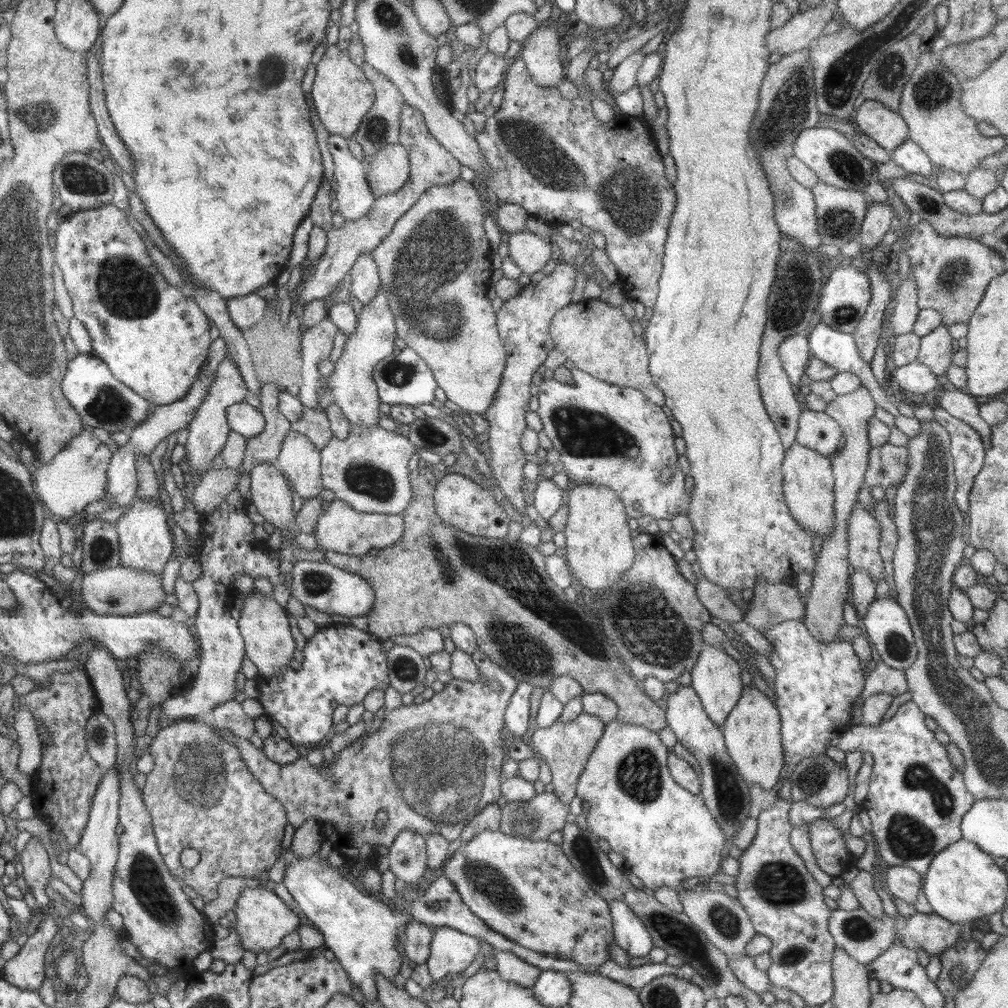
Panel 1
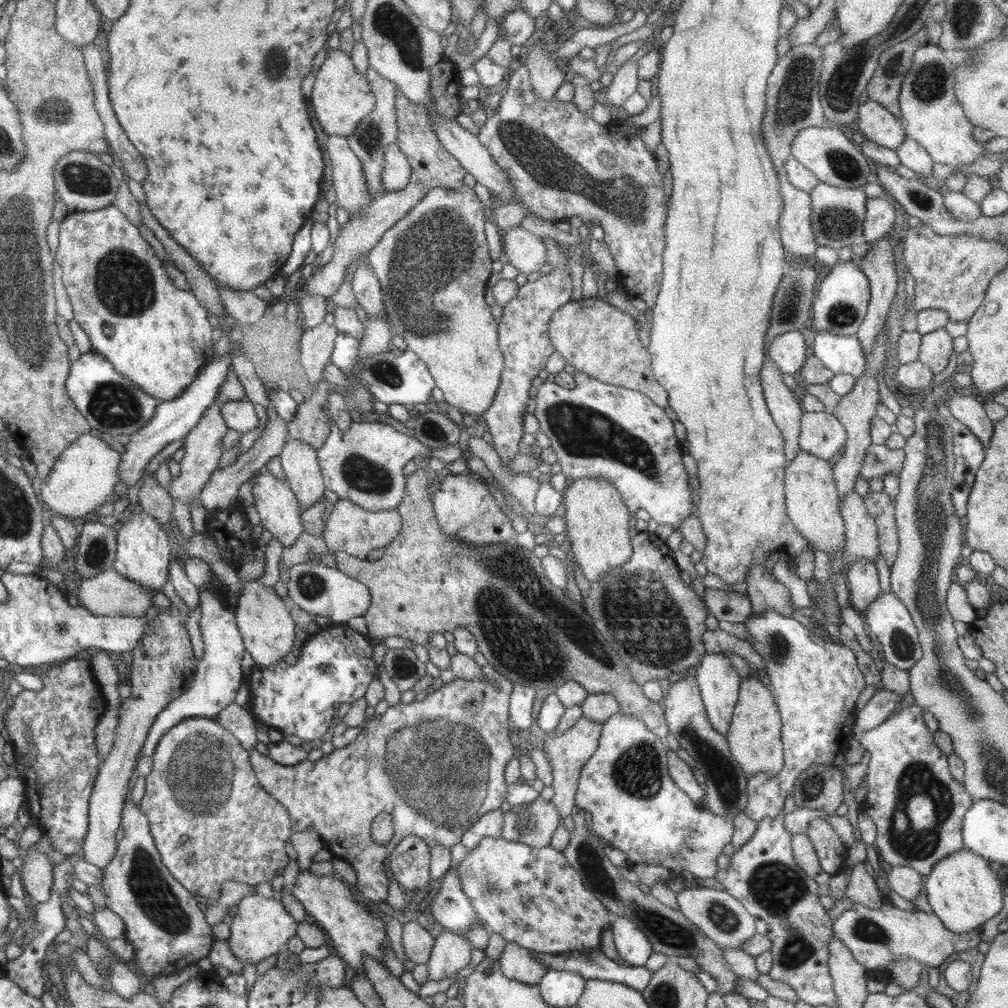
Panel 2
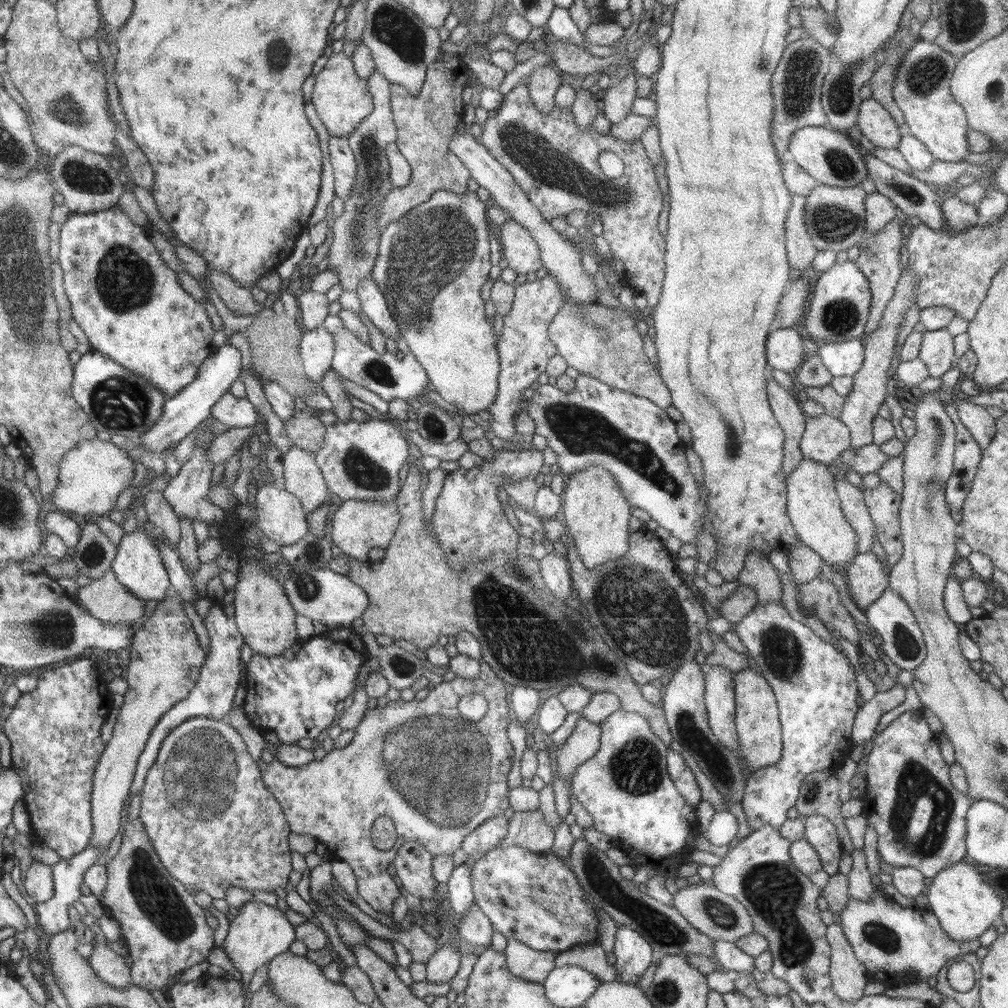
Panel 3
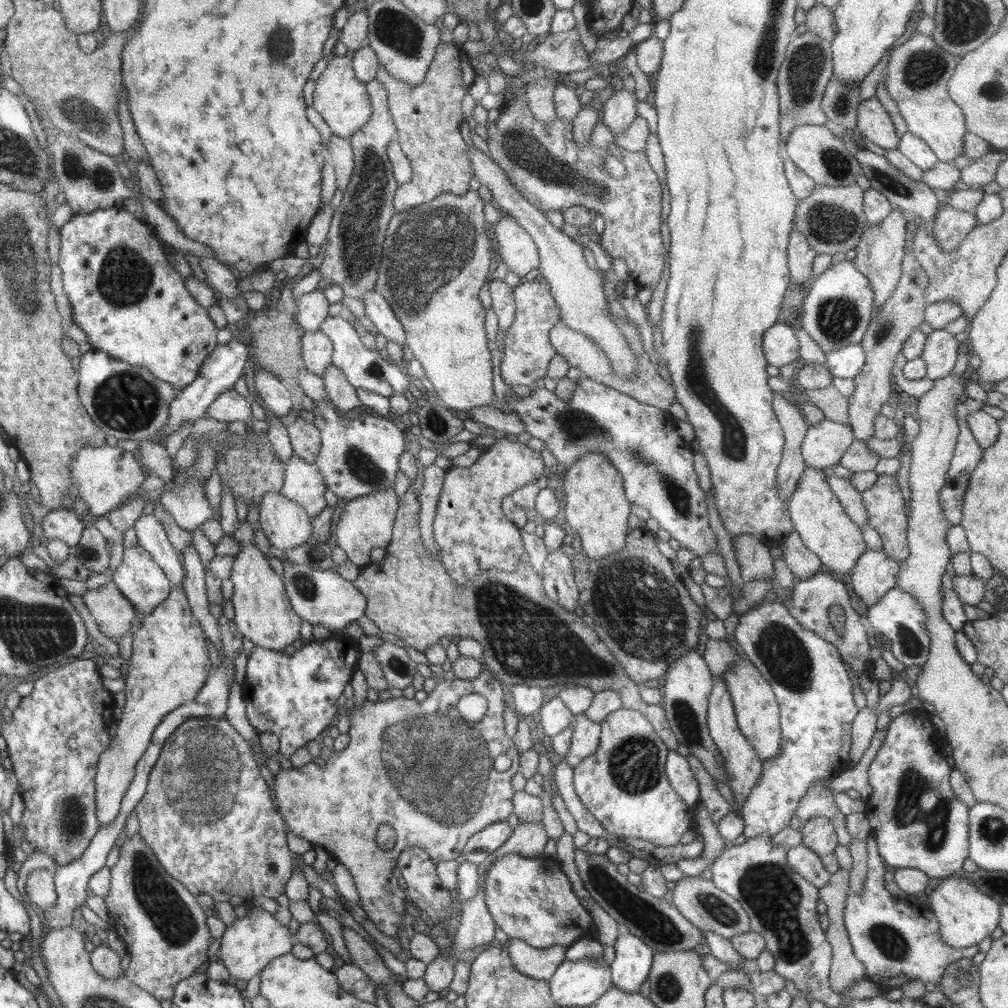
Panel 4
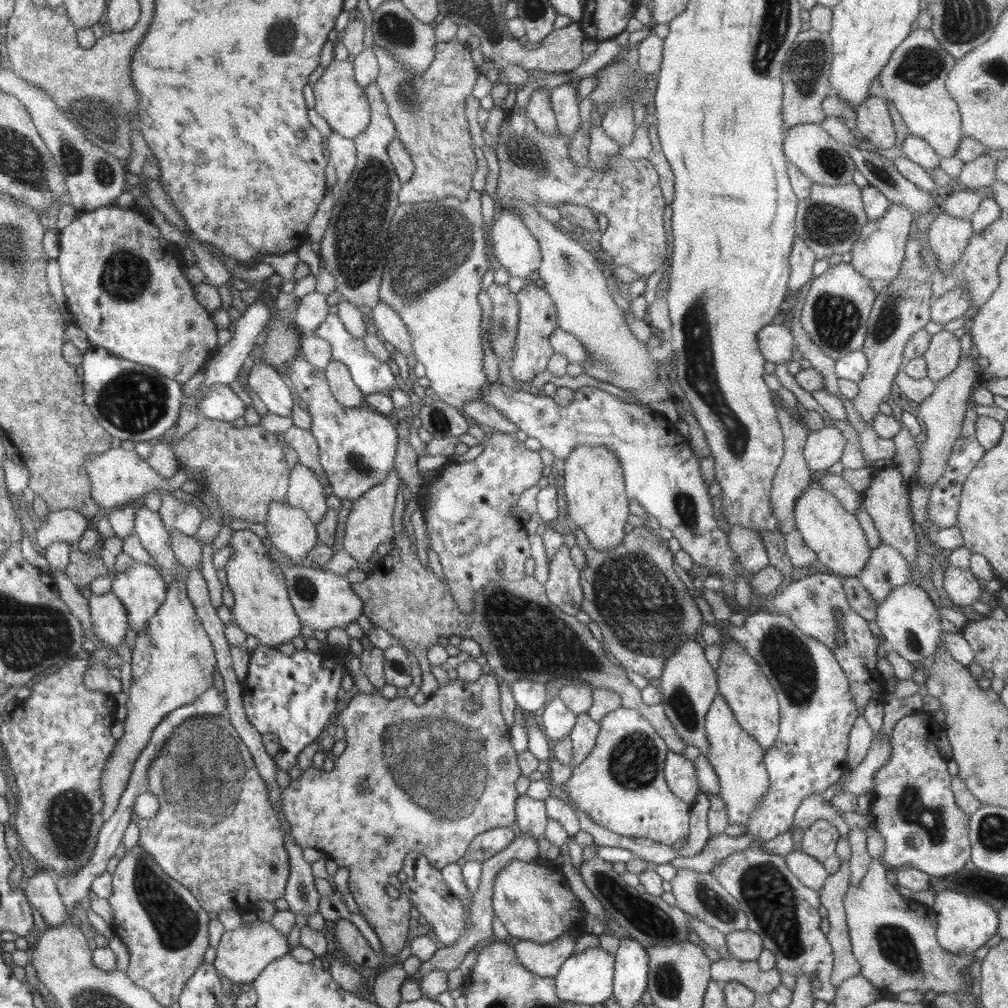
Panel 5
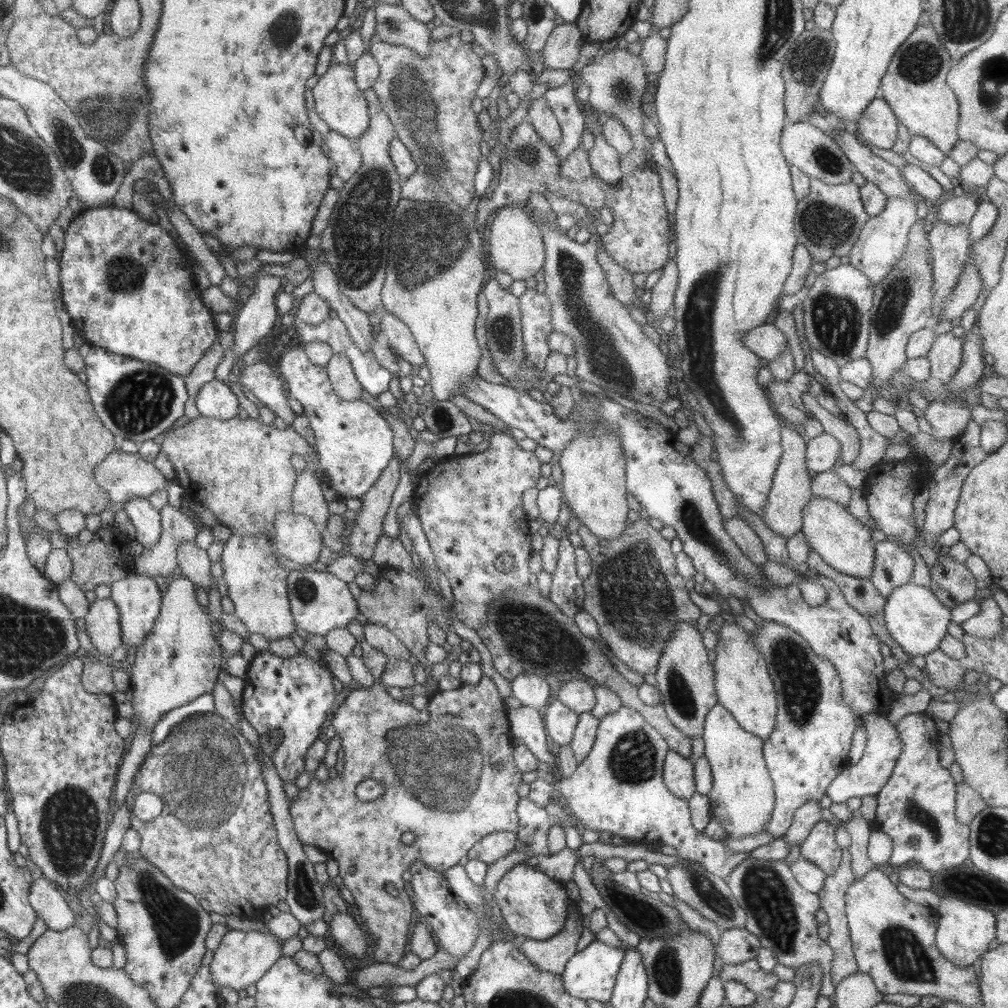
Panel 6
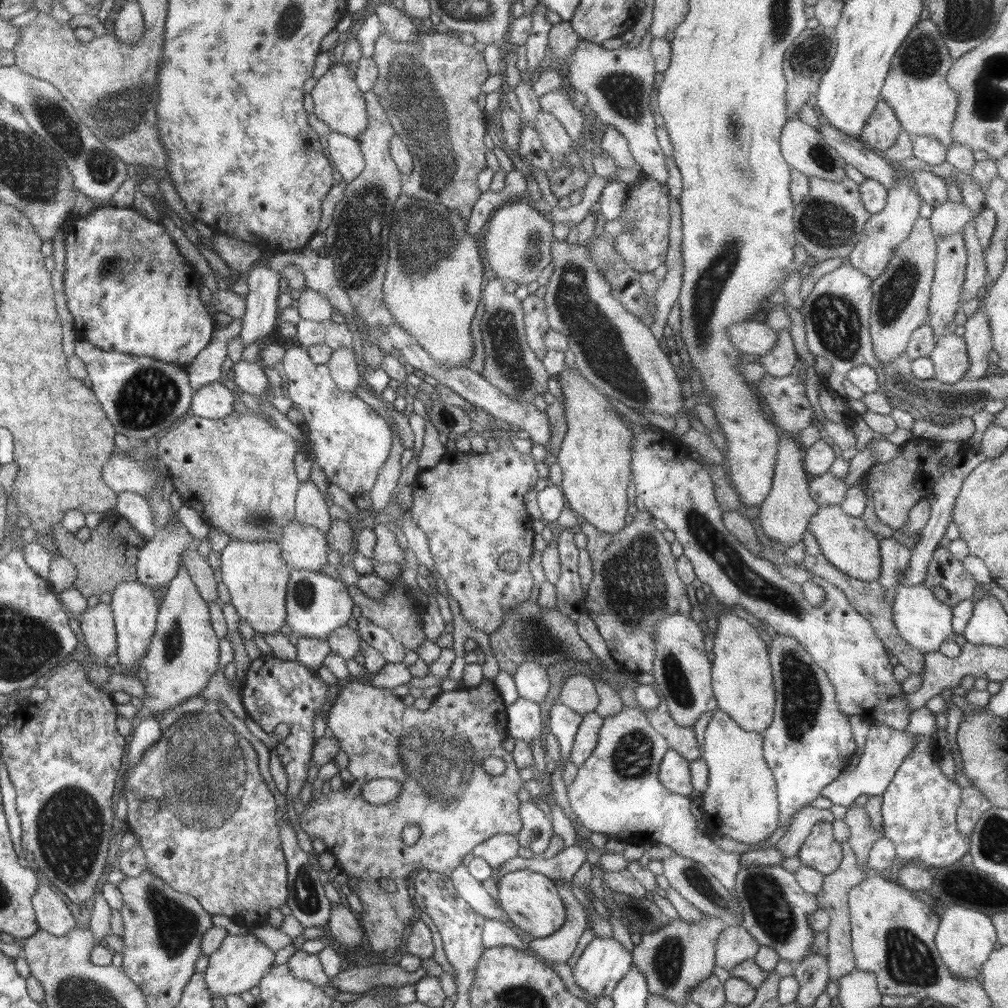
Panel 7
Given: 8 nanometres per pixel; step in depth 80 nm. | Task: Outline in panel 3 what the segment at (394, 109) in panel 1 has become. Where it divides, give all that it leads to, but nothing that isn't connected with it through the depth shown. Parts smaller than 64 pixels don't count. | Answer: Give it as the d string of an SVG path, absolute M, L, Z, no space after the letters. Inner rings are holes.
M377 71L367 79L369 94L373 97L372 113L347 137L357 164L356 184L350 198L344 201L344 211L332 226L332 244L329 248L327 270L337 272L343 290L357 292L359 284L371 276L379 251L381 230L377 223L381 204L392 191L389 162L385 153L387 144L397 139L397 127L392 115L391 83Z

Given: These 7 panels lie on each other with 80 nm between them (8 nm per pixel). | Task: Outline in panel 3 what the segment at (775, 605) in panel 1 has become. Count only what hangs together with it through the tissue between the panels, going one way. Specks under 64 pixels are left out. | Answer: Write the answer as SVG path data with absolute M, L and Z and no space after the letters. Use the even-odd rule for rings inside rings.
M750 552L746 556L744 568L736 581L750 586L756 592L758 605L774 603L782 606L784 590L779 579L779 572L760 552Z

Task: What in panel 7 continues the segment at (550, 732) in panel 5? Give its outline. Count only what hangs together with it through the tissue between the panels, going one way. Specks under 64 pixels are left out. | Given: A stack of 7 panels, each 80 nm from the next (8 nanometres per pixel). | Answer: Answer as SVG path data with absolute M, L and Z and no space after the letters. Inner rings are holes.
M560 702L553 704L549 711L549 729L556 736L556 740L560 745L561 773L564 772L570 757L572 745L582 719L583 715L574 712L574 710Z

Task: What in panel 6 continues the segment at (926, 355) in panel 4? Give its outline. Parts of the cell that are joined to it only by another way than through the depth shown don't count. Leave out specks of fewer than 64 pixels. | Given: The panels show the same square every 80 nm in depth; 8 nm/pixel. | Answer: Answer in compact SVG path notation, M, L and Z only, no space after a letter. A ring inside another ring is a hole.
M951 332L938 334L931 346L927 359L930 363L931 376L948 384L962 364L963 342Z

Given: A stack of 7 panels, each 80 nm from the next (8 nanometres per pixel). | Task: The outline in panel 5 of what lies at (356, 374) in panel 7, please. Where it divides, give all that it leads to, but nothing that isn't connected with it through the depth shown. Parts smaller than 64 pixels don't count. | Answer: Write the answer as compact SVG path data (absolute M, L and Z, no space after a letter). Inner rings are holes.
M332 359L324 371L331 393L342 406L350 408L364 404L364 395L353 383L352 375L343 362Z

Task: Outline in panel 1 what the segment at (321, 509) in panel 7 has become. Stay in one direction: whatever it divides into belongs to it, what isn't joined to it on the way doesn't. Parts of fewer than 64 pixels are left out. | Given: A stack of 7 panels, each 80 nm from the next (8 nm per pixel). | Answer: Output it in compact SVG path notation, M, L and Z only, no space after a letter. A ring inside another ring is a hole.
M295 430L288 431L280 454L272 462L287 478L296 500L321 496L321 449Z

